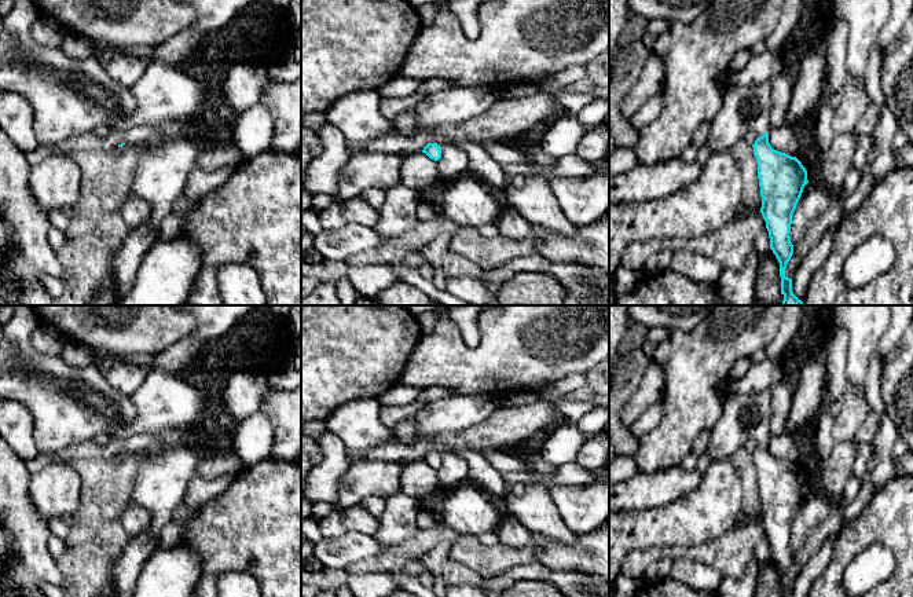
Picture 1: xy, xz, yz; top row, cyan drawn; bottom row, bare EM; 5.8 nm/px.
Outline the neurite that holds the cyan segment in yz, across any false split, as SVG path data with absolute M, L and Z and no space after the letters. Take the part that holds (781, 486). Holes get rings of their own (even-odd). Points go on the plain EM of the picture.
M762 420L749 432L749 437L756 443L752 455L758 472L760 521L769 539L770 557L780 571L781 597L792 597L792 587L785 583L786 572L793 563L791 532L808 488L806 476L796 465L770 454L769 439L771 436L769 420Z

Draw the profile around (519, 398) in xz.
M540 389L514 391L502 395L499 399L502 402L502 406L507 406L507 407L520 407L524 404L531 404L531 403L544 400L540 393Z

